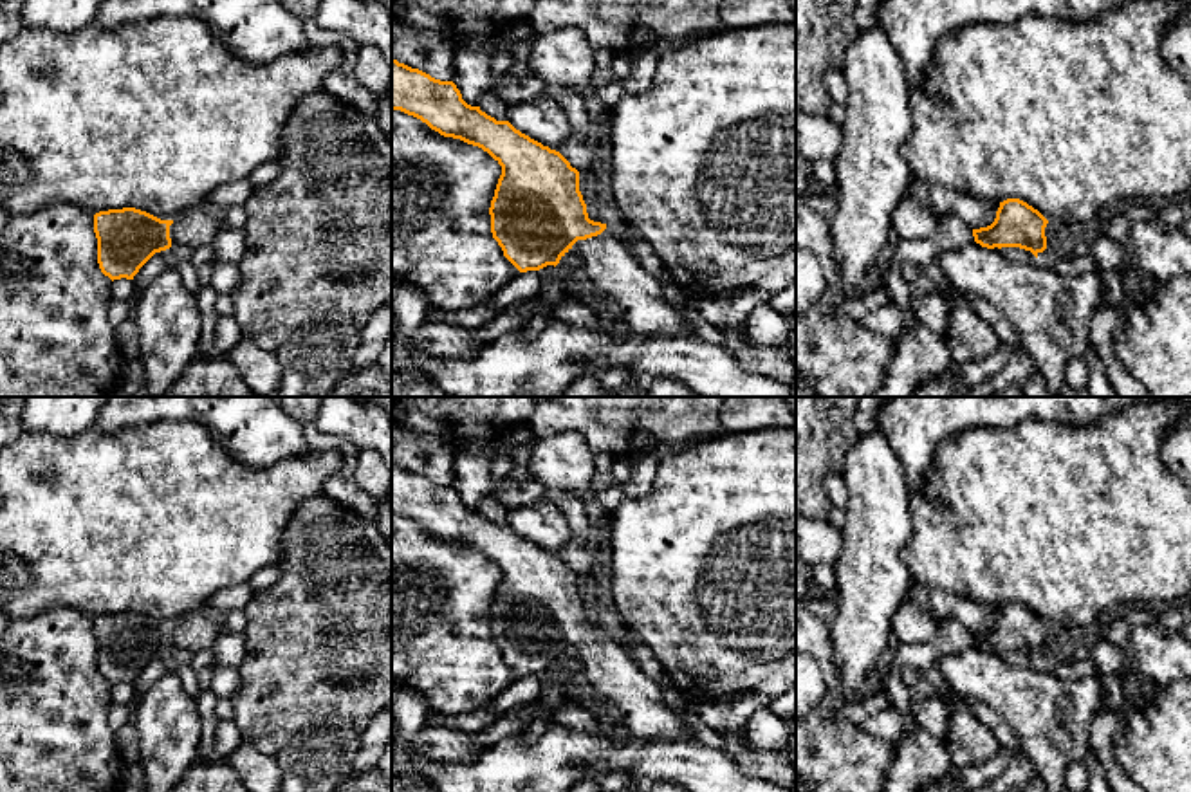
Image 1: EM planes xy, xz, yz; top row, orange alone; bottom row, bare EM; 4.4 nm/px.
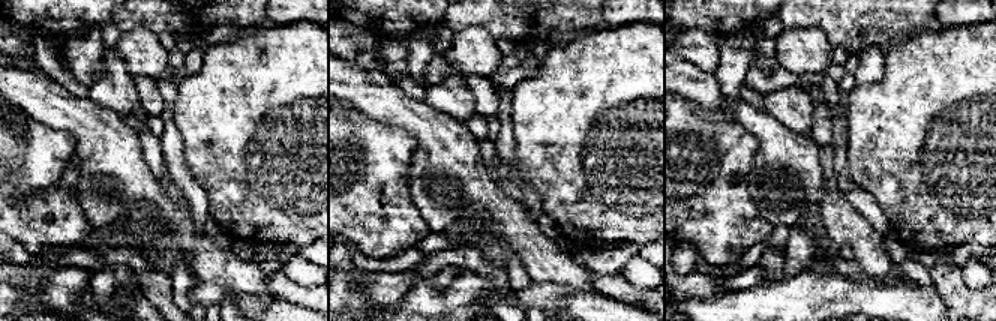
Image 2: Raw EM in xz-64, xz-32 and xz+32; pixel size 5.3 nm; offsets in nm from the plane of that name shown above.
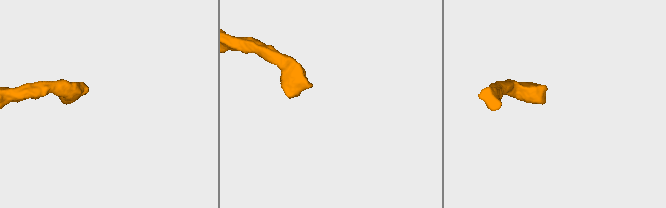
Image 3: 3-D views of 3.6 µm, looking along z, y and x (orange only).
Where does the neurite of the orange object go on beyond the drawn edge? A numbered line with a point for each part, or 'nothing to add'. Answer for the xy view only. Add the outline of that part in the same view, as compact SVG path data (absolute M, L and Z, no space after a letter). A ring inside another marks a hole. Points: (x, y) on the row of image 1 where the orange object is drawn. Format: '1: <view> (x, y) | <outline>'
1: xy (195, 228) | M193 207L170 226L171 249L186 254L197 247L209 245L222 229L222 218L209 215L202 207Z

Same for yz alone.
1: yz (1058, 237) | M1050 222L1045 227L1045 236L1047 236L1047 249L1065 249L1074 240L1068 229L1050 224Z

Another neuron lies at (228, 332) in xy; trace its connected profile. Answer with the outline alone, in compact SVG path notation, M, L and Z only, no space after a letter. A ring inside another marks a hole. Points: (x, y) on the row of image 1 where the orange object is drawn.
M218 318L215 325L215 343L204 359L226 357L226 354L244 337L238 321L231 318Z

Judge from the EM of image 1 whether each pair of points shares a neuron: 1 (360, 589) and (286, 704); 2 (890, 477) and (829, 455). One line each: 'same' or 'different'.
1: same
2: different

